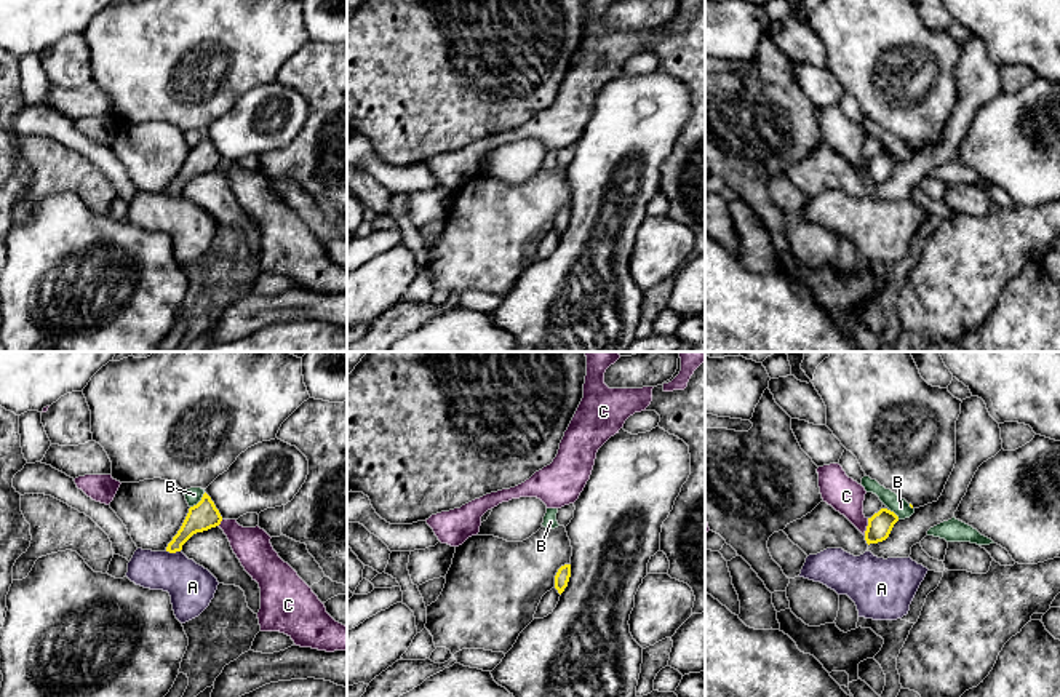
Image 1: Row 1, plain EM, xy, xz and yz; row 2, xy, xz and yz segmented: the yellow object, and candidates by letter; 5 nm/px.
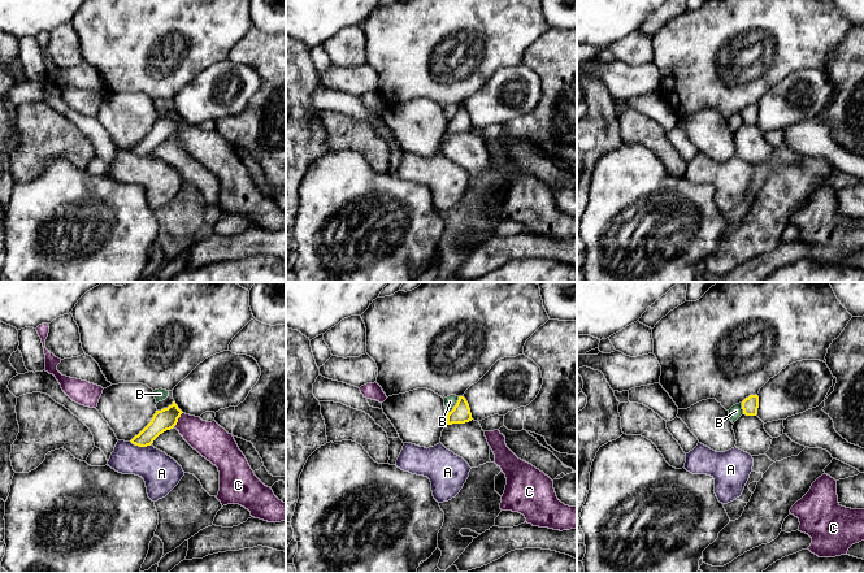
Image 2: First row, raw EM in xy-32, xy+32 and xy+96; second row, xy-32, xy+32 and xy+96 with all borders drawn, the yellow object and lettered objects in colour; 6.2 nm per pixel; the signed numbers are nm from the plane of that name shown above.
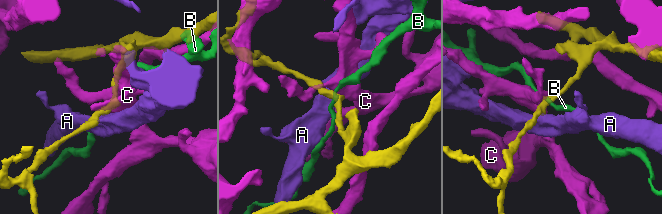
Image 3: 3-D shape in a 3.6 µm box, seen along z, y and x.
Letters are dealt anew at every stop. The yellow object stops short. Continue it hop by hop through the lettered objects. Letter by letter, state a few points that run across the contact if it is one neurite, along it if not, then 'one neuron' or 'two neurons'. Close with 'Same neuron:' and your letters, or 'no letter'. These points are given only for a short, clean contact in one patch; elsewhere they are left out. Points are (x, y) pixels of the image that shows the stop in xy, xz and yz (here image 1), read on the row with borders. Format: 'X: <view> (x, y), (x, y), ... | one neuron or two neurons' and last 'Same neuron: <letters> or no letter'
A: xy (167, 550), (179, 552) | two neurons
B: xy (205, 493), (191, 507) | two neurons
C: yz (868, 518), (864, 534) | two neurons
Same neuron: no letter

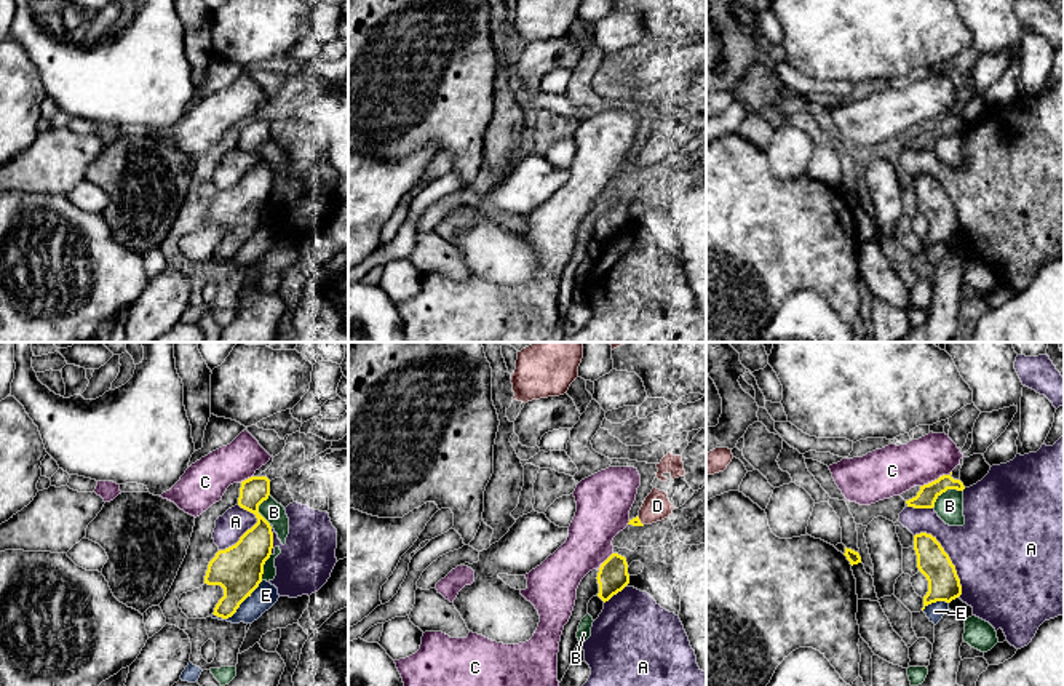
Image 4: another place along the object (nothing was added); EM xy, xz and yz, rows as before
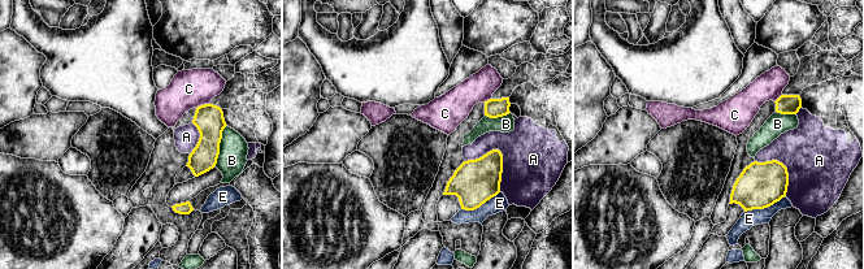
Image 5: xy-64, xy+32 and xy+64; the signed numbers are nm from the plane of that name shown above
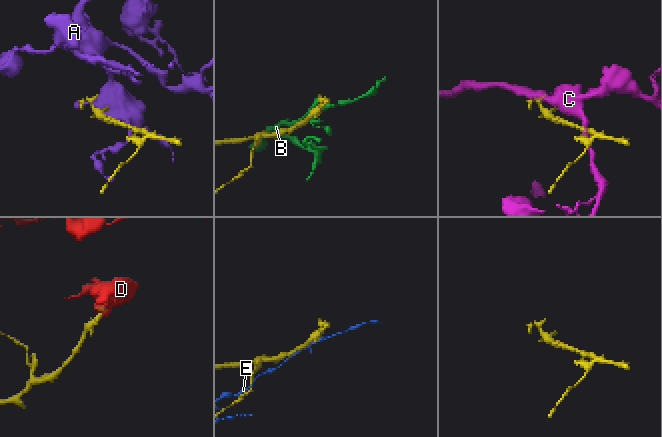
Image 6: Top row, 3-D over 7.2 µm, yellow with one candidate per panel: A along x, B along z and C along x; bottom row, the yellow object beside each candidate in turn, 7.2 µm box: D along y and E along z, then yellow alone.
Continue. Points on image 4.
A: two neurons
B: two neurons
C: two neurons
D: xz (635, 522), (639, 520), (657, 506) | one neuron
E: two neurons
Same neuron: D

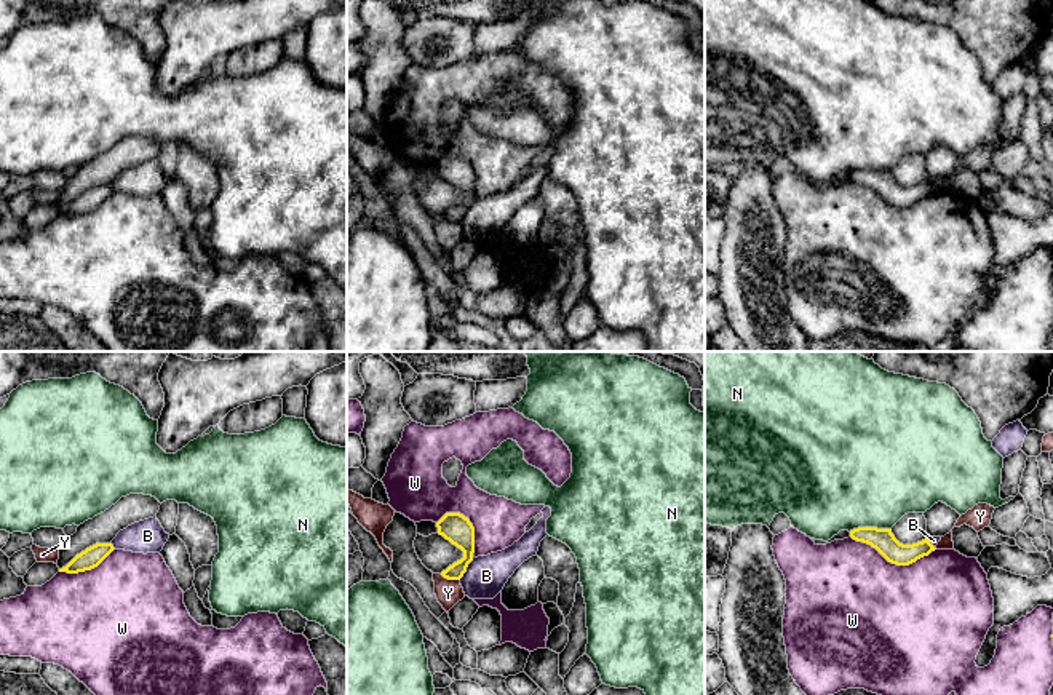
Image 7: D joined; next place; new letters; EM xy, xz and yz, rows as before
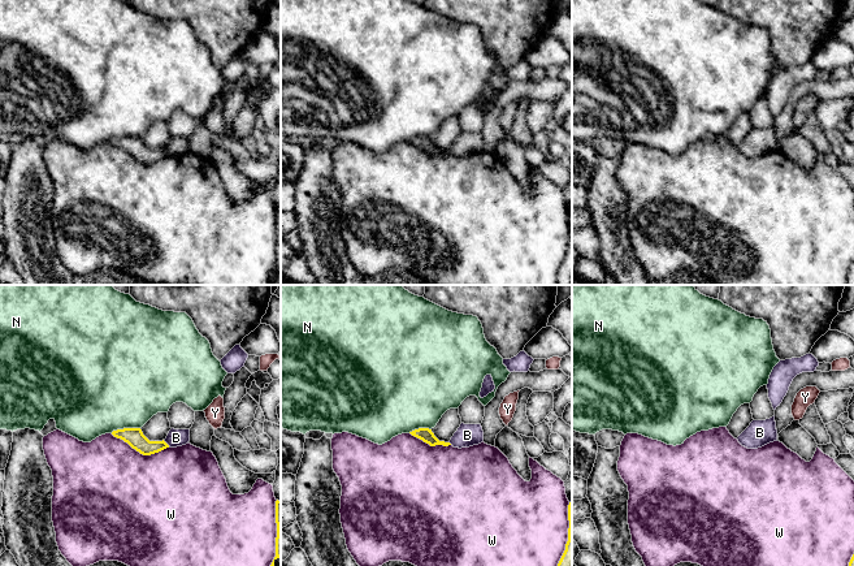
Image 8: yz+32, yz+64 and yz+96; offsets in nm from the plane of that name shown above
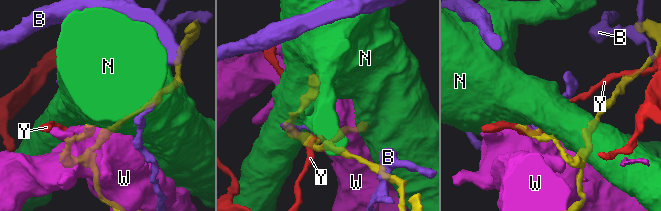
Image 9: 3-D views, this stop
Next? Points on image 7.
B: two neurons
N: two neurons
W: two neurons
Y: xz (440, 574), (459, 580) | two neurons
Same neuron: no letter

